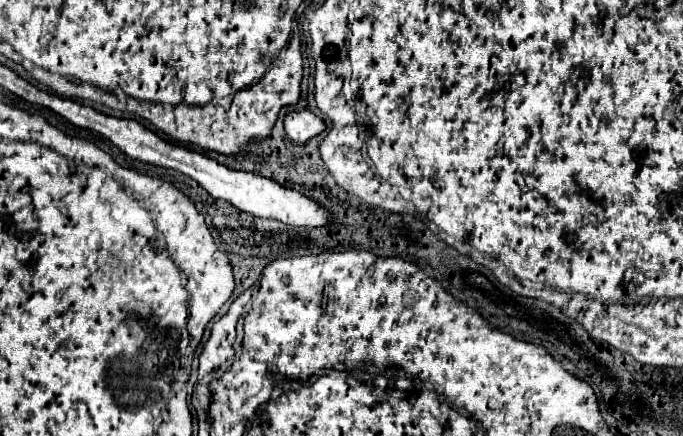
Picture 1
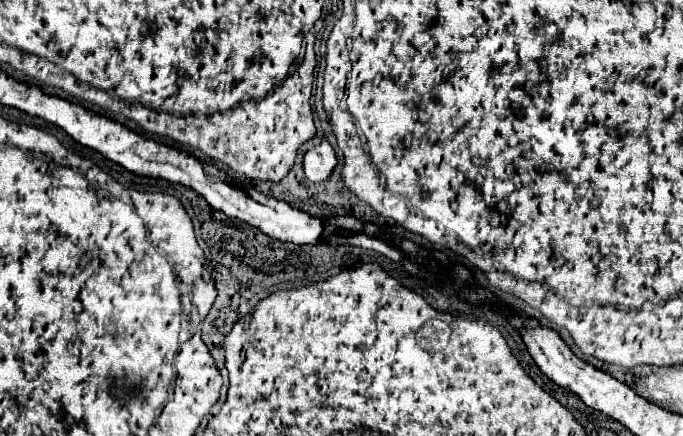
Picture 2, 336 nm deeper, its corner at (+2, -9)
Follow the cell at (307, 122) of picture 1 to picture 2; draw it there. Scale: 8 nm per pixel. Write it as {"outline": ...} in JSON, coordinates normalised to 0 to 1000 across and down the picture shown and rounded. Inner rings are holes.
{"outline":[[[471,323],[460,342],[445,351],[445,397],[454,415],[477,411],[492,383],[492,356],[480,323]]]}

